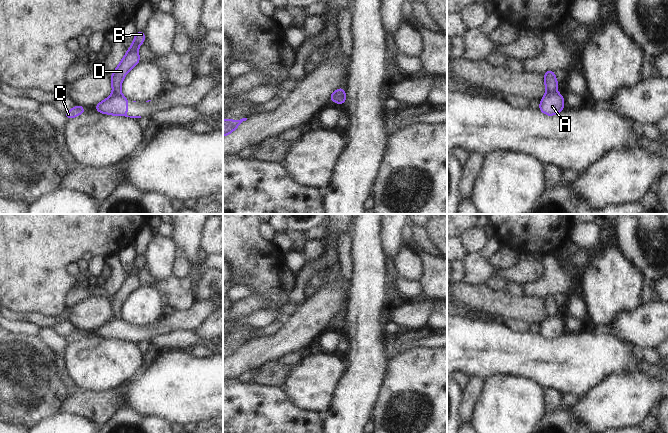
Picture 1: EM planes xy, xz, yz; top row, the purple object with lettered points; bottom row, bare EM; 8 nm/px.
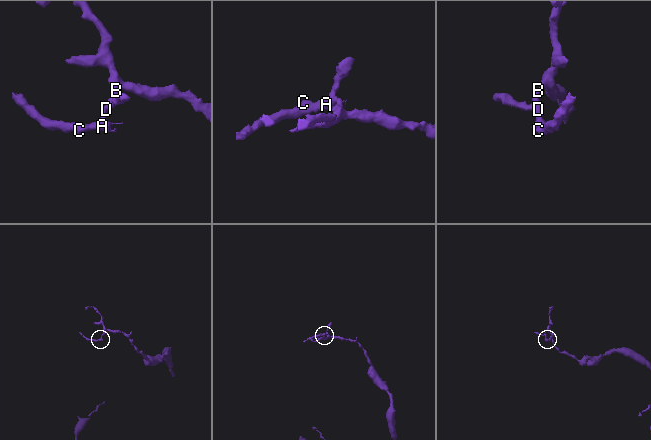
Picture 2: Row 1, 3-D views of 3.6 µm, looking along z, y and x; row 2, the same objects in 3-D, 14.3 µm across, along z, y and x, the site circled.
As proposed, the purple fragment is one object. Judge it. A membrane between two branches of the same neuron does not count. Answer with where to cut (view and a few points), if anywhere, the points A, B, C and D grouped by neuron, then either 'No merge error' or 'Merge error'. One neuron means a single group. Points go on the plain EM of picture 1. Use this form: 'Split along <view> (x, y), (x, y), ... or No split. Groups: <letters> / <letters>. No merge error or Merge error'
Split along yz (555, 315), (546, 318). Groups: A C / B D. Merge error.

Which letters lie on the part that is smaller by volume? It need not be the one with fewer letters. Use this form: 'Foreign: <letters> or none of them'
Foreign: A, C

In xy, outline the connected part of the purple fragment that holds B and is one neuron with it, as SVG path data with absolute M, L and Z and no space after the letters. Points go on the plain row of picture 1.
M140 255L135 257L135 262L131 271L127 274L124 282L119 287L115 295L111 299L111 309L113 317L121 319L121 307L125 299L140 286L140 280L138 278L138 271L145 266L145 256Z

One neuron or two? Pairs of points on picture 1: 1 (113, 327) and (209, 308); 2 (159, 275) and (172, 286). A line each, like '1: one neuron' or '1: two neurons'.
1: one neuron
2: two neurons

